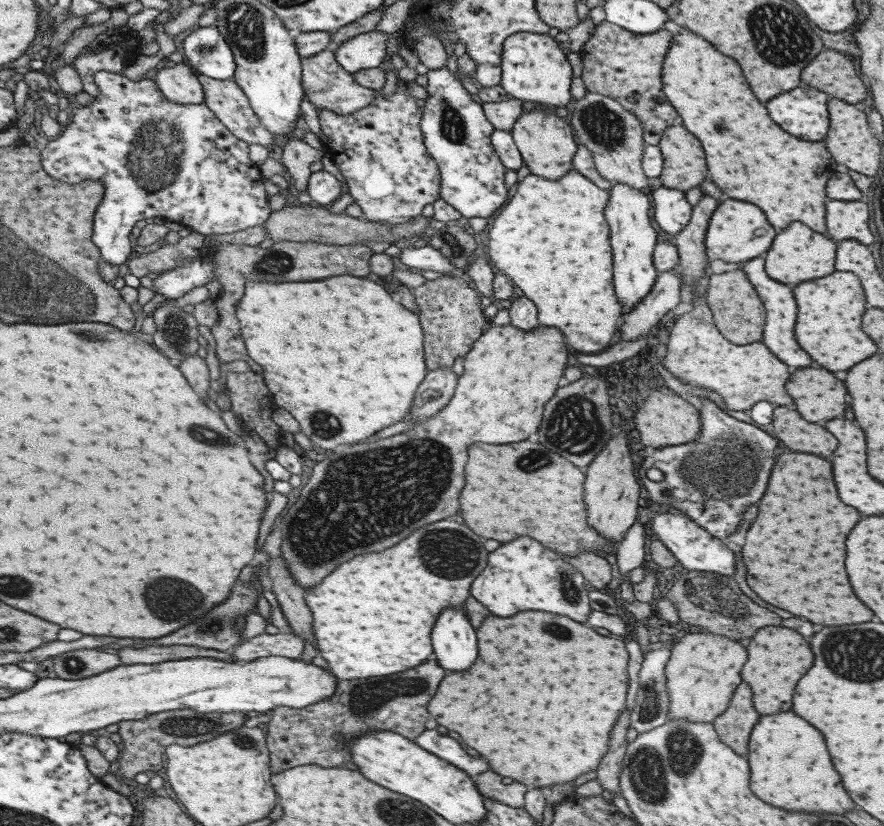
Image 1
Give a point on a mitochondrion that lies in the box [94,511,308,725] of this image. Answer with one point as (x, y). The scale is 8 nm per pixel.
(170, 601)

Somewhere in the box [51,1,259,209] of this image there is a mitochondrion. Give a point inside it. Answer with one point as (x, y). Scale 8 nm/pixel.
(155, 158)

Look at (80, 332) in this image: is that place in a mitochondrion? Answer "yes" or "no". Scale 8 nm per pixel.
yes

